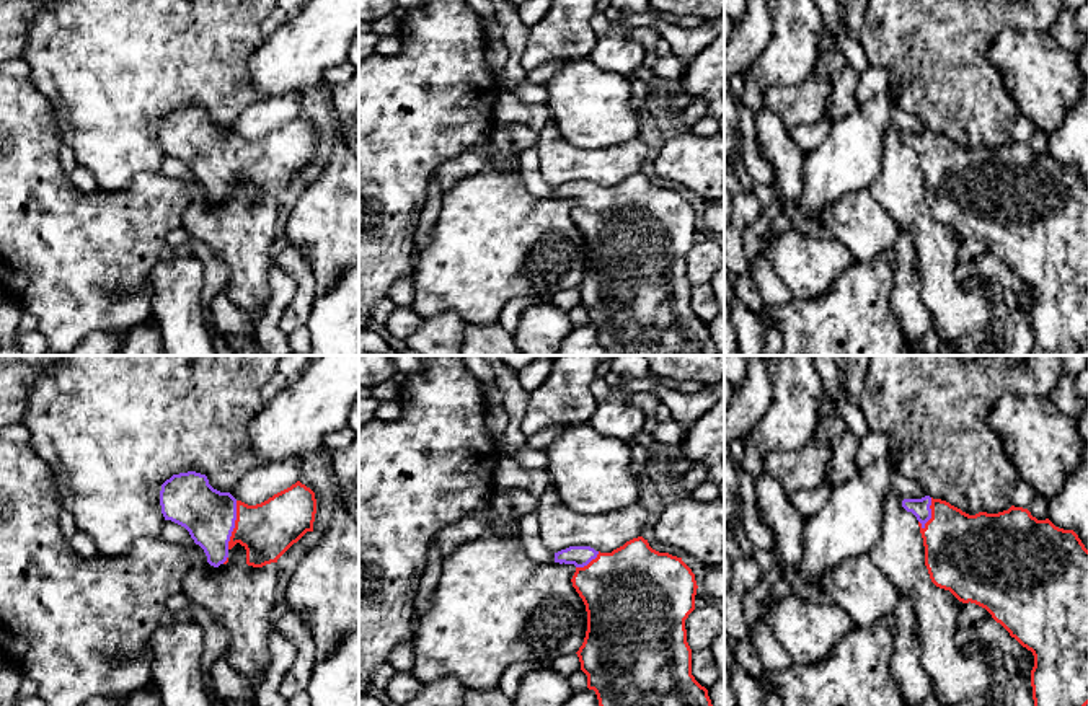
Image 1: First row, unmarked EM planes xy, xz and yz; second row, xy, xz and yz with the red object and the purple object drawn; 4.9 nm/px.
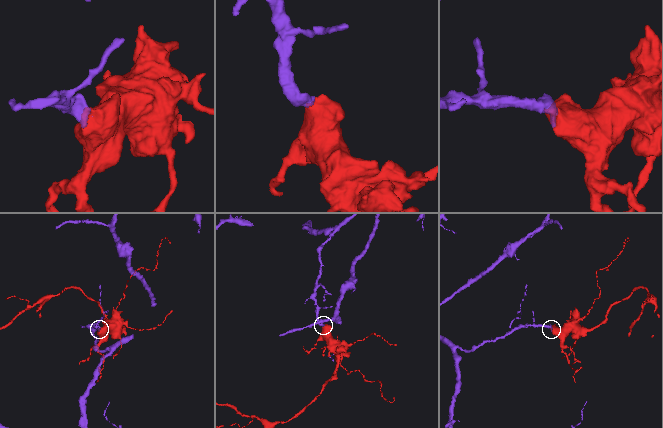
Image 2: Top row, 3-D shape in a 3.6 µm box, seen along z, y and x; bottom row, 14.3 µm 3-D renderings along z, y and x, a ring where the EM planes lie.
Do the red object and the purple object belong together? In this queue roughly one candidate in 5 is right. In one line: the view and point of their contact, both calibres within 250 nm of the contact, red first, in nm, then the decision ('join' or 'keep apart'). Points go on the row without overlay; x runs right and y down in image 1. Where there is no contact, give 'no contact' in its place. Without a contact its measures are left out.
meets red in xy at (235, 160); 280 nm thick on the red side, 260 nm on the other; join

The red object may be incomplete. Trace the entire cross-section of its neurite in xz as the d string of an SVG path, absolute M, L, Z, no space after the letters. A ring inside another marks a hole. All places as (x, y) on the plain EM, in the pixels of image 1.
M638 171L612 188L569 181L555 188L555 197L576 201L571 217L587 246L586 272L576 289L587 310L587 323L595 326L607 355L718 355L708 324L692 310L685 254L695 245L698 220L682 192L659 188Z

